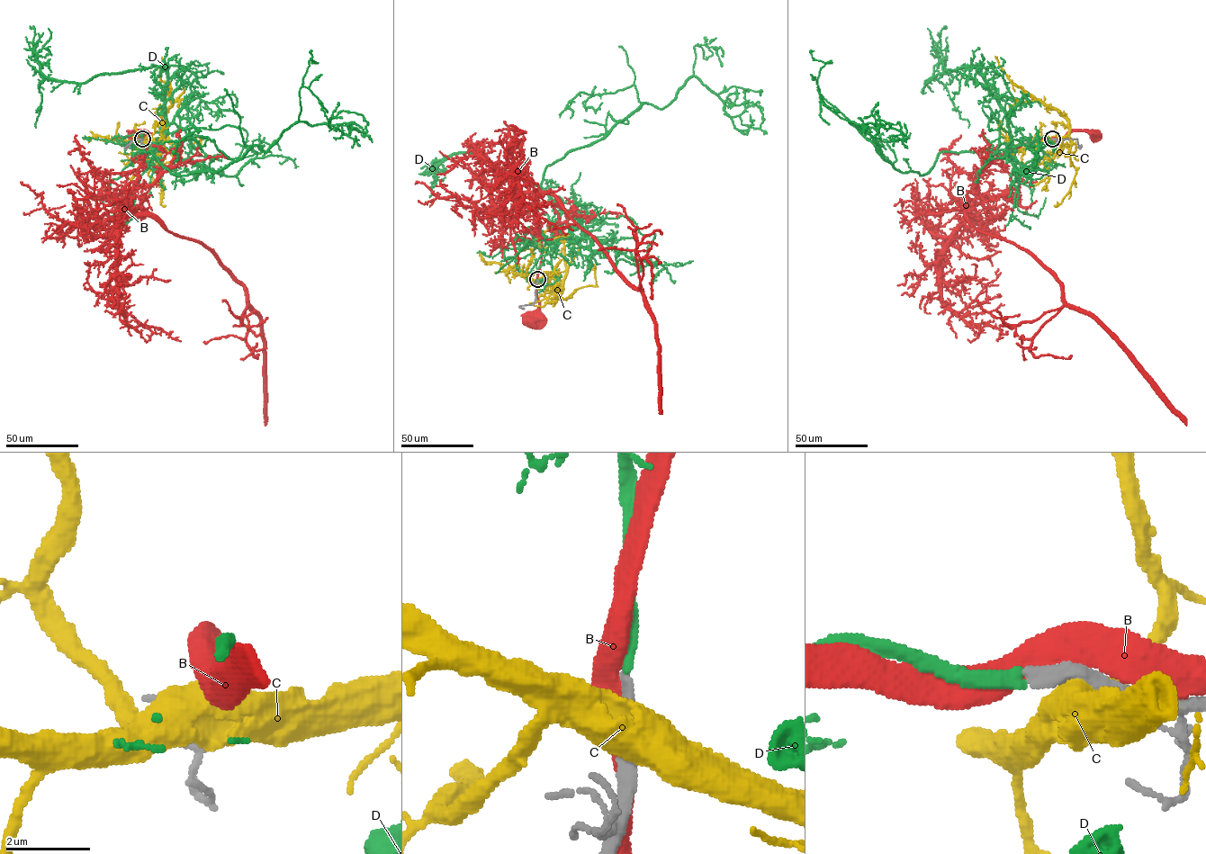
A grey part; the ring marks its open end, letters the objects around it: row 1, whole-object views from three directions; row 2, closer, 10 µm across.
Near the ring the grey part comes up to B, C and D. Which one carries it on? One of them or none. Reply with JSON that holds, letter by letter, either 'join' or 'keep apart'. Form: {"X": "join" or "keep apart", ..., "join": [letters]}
{"B": "keep apart", "C": "keep apart", "D": "join", "join": ["D"]}

